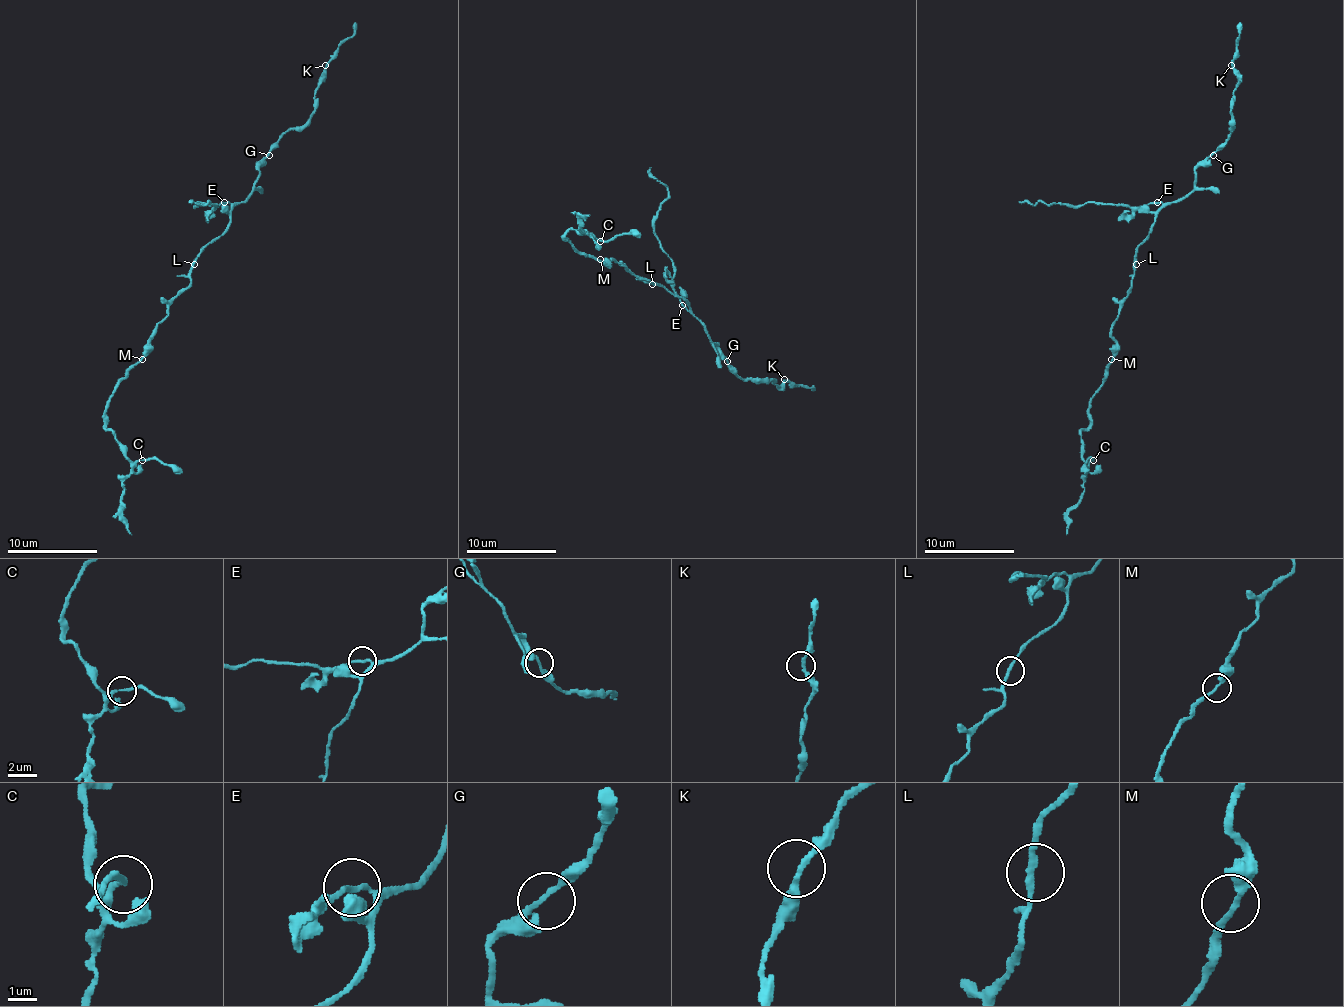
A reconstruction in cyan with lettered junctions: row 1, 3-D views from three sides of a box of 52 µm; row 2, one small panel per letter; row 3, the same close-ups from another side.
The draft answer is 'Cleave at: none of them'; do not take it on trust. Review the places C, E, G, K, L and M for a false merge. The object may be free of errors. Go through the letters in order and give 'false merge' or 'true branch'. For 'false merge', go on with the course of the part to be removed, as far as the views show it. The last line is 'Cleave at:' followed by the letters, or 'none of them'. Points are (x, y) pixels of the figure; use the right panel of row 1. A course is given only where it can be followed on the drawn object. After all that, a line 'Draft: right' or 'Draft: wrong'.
C: true branch
E: false merge | (1156, 203), (1138, 207), (1099, 203), (1018, 203)
G: true branch
K: true branch
L: true branch
M: true branch
Cleave at: E
Draft: wrong

